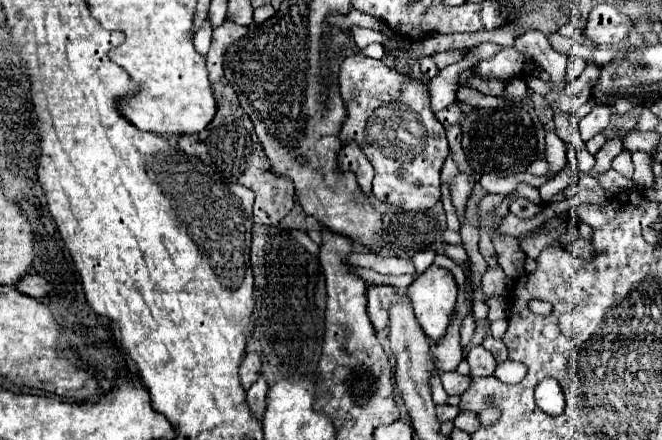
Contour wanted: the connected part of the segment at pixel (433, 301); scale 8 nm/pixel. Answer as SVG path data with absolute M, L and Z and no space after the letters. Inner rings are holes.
M430 265L408 285L406 297L412 303L416 321L430 339L438 341L446 333L454 313L456 295L458 287L452 273L438 265Z

